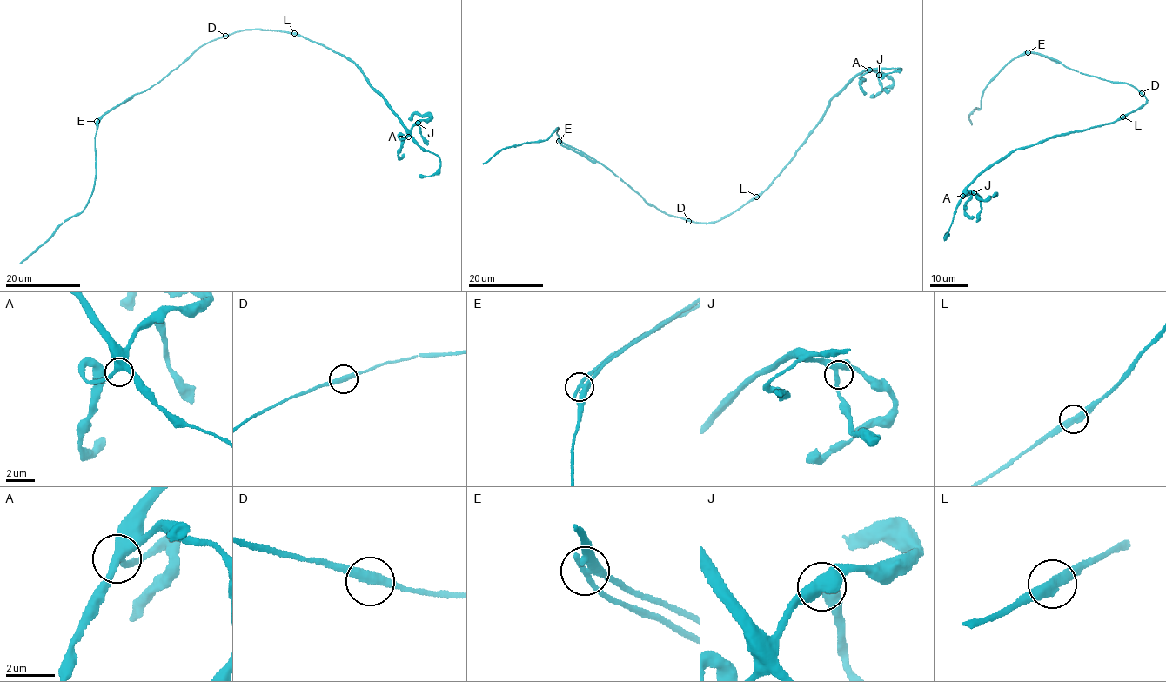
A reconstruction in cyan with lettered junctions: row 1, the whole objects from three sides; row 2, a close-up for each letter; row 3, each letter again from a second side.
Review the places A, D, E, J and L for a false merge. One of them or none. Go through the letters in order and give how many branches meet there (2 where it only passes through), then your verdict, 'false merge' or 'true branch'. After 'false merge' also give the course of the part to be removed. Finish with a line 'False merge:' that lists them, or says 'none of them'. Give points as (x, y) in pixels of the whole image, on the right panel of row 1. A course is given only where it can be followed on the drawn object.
A: 3 | true branch
D: 2 | true branch
E: 3 | false merge | (1028, 52), (1059, 63)
J: 3 | true branch
L: 2 | true branch
False merge: E

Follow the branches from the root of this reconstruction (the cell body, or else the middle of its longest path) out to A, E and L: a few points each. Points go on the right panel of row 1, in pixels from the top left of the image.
A: (1141, 93), (1145, 96), (1146, 103), (1124, 117), (1103, 125), (1055, 136), (1008, 152), (979, 173), (962, 196)
E: (1141, 93), (1127, 83), (1088, 76), (1047, 56), (1028, 52)
L: (1141, 93), (1145, 96), (1146, 103), (1122, 117)

